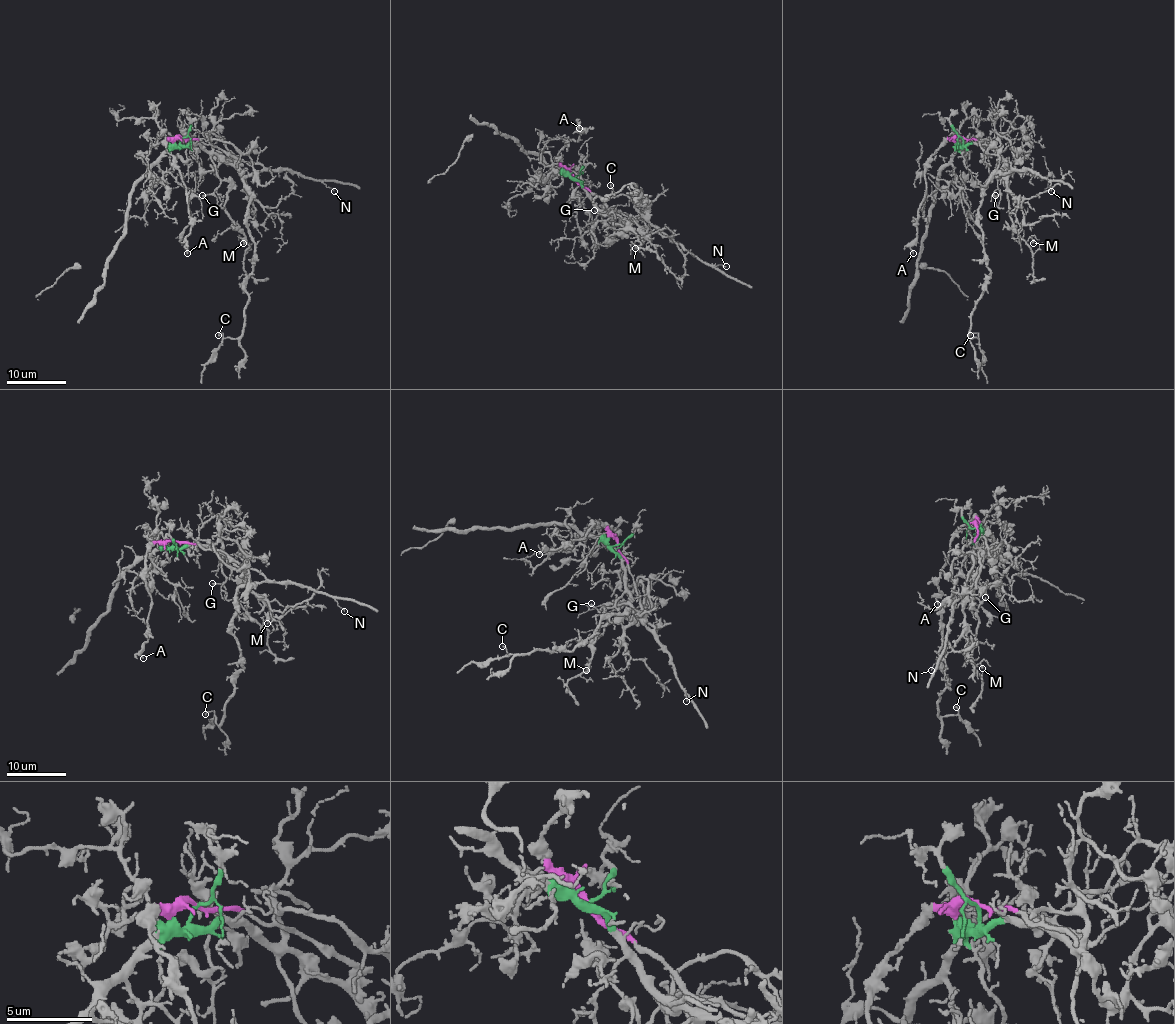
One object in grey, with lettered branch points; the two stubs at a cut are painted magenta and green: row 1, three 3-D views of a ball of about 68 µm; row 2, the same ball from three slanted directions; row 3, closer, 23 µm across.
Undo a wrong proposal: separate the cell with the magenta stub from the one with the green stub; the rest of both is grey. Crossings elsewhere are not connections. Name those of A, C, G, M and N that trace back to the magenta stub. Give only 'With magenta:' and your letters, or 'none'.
With magenta: A, C, N

